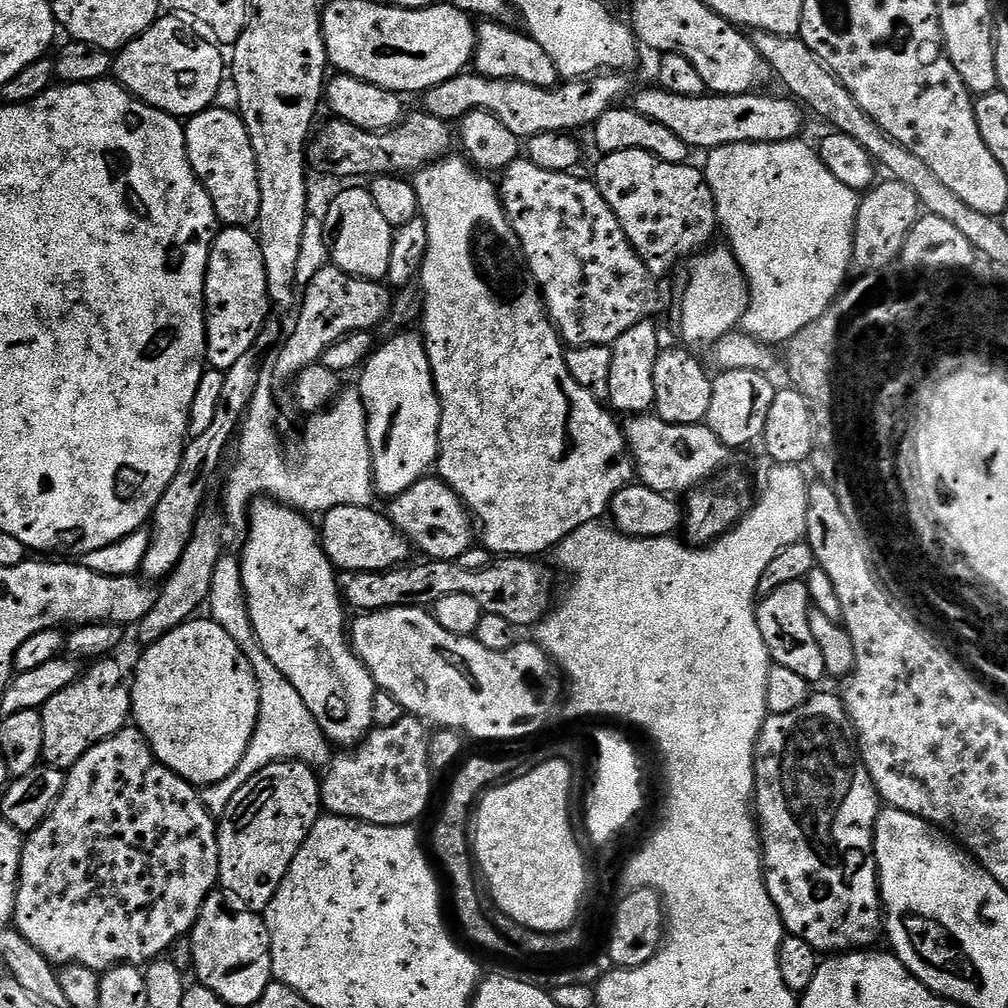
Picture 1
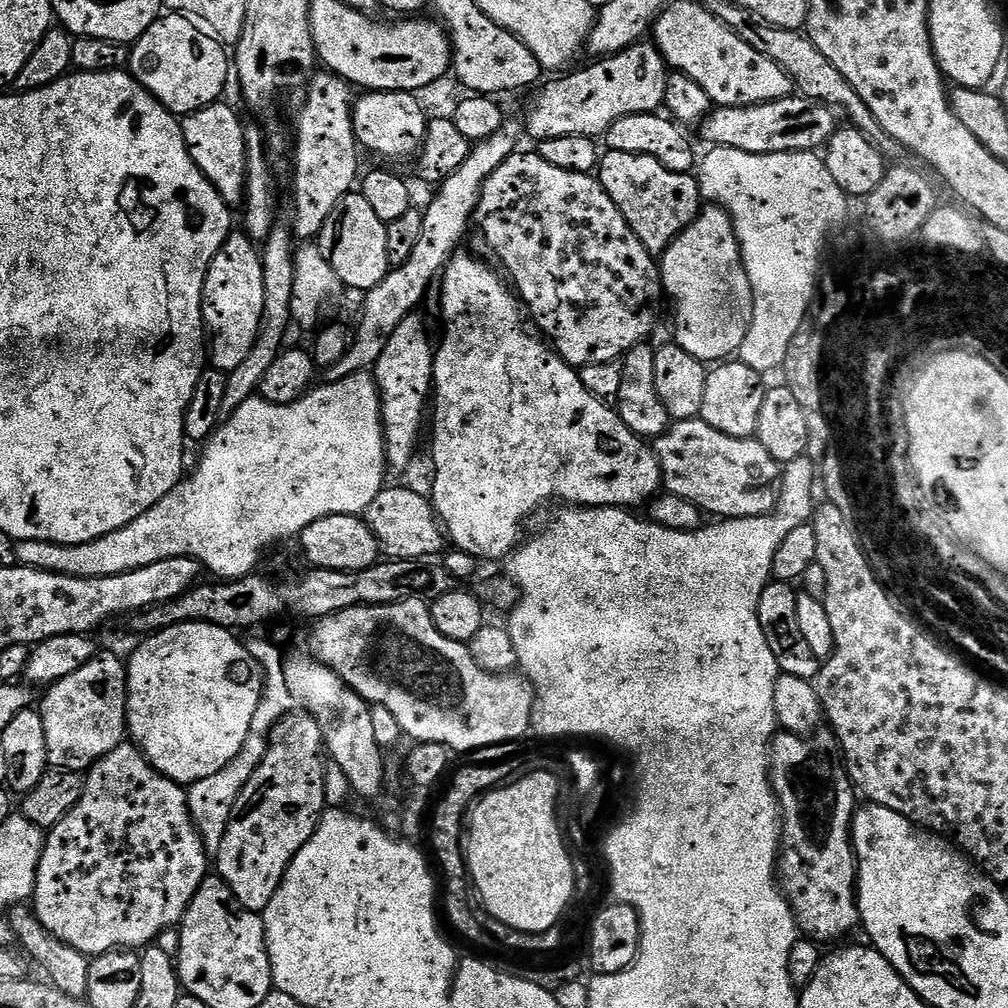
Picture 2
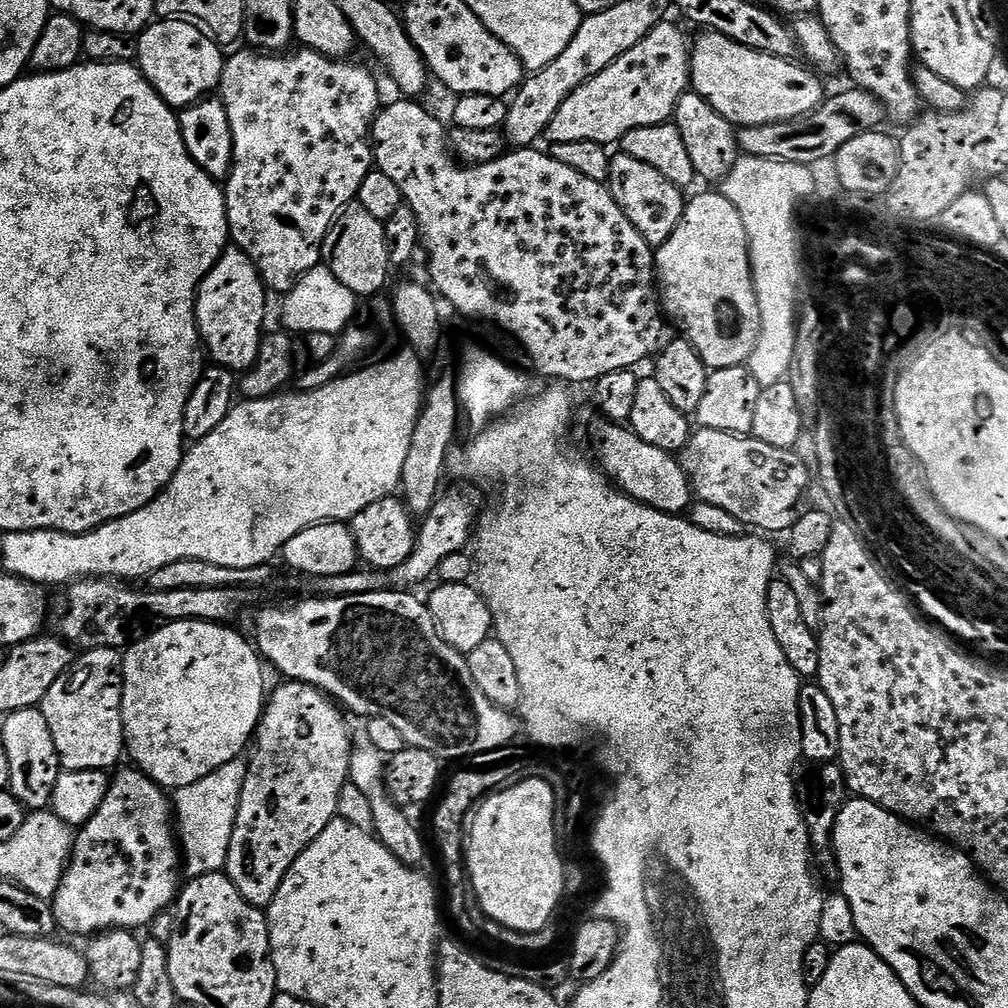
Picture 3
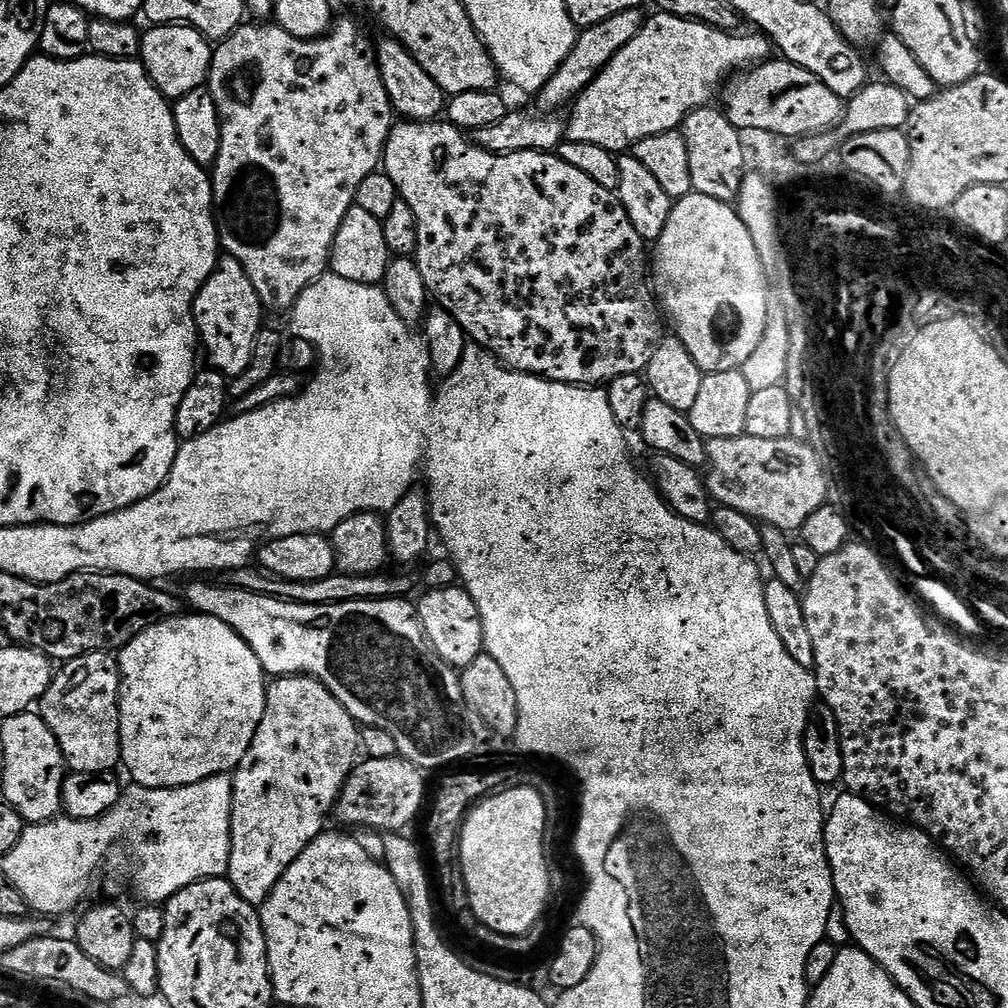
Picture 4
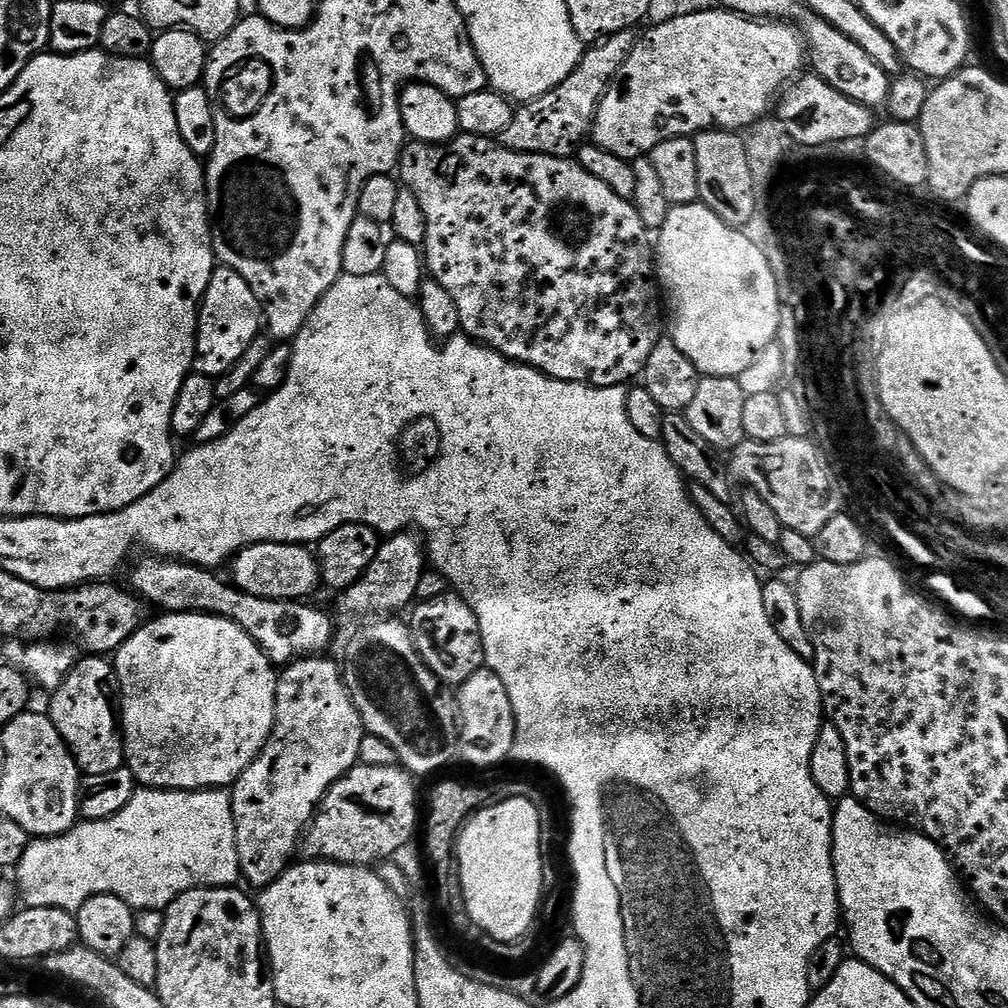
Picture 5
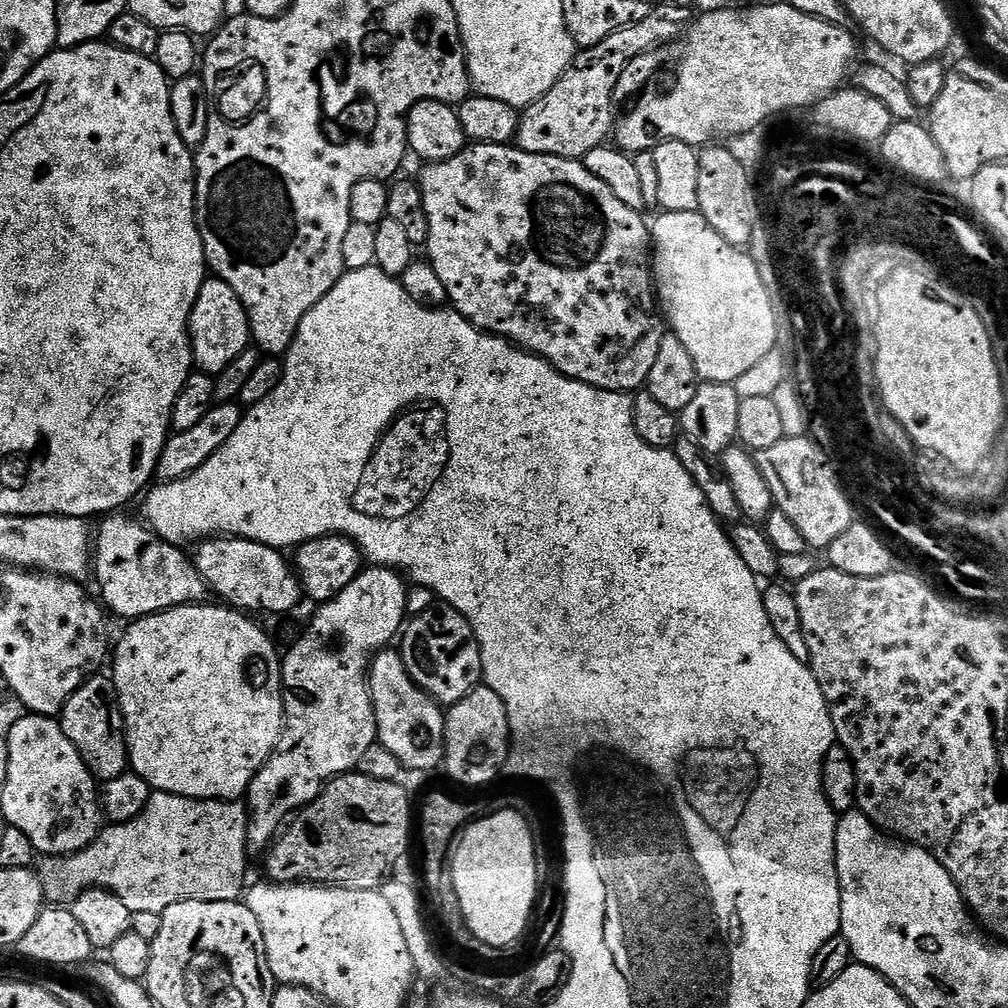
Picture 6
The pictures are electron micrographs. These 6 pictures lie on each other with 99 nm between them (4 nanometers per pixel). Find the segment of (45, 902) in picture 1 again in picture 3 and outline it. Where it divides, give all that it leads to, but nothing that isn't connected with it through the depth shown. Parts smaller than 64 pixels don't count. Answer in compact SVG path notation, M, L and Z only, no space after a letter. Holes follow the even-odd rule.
M121 767L115 773L117 776L111 777L104 801L83 828L75 833L68 867L64 870L56 895L50 901L57 929L61 933L64 931L72 936L91 938L98 932L109 932L112 928L144 930L156 915L173 907L178 895L182 877L182 849L174 831L173 801L169 793L145 772L127 767Z

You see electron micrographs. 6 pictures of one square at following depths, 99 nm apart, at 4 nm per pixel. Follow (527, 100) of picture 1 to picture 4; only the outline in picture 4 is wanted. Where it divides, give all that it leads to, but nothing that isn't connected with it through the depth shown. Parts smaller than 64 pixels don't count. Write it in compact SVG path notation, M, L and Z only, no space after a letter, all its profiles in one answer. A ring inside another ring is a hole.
M660 10L655 14L657 16L649 15L645 19L640 33L626 42L626 46L622 46L622 50L618 50L618 54L614 54L614 58L597 74L591 86L576 97L570 108L572 117L566 120L567 139L590 142L590 146L602 146L602 150L617 154L627 153L646 138L677 131L693 112L709 107L715 96L717 99L722 85L733 73L751 70L773 55L774 45L763 34L740 36L703 24L700 20L675 16L672 12Z

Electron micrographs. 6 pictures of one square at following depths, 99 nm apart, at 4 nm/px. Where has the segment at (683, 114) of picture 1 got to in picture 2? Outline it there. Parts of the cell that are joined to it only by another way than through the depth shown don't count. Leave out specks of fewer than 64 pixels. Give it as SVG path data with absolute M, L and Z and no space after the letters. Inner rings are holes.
M793 94L775 100L769 104L755 104L742 108L713 107L704 117L698 131L704 135L705 145L718 148L733 148L746 150L746 154L778 154L779 152L814 152L823 149L828 140L836 132L837 113L827 104L819 104L816 100L808 100L805 96Z

